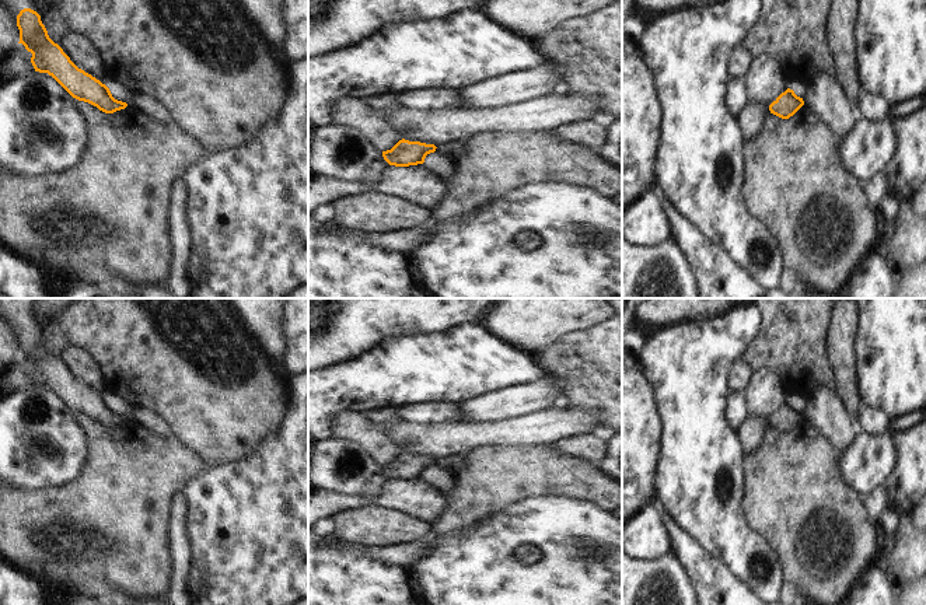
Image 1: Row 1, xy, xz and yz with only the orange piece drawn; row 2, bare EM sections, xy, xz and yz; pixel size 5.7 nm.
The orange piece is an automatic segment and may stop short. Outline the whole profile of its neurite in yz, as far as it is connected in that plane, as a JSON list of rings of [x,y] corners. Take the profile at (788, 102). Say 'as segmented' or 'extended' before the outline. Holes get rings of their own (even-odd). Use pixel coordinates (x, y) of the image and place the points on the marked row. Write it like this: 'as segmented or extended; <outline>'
as segmented; [[[787,88],[770,105],[770,113],[789,119],[804,105],[803,98],[797,97],[793,90]]]

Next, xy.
extended; [[[0,0],[17,17],[20,42],[32,53],[35,71],[52,76],[73,98],[88,102],[105,113],[125,109],[126,102],[112,97],[99,80],[78,69],[63,49],[55,43],[41,21],[41,15],[28,8],[29,0]]]

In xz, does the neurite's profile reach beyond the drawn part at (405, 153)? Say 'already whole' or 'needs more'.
already whole

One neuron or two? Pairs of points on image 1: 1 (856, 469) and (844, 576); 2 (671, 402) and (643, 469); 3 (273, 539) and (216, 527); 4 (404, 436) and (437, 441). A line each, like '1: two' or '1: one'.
1: two
2: two
3: one
4: one

